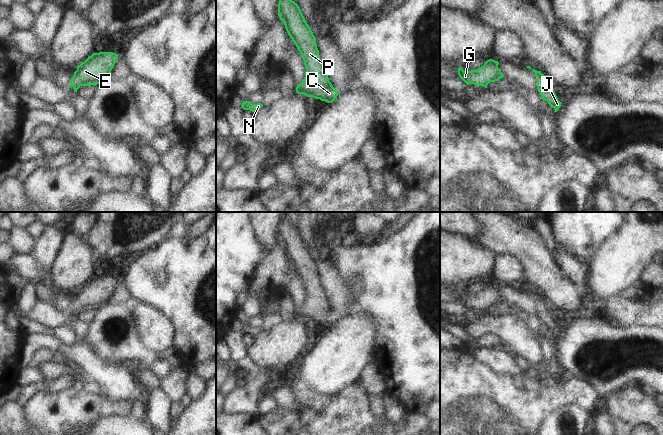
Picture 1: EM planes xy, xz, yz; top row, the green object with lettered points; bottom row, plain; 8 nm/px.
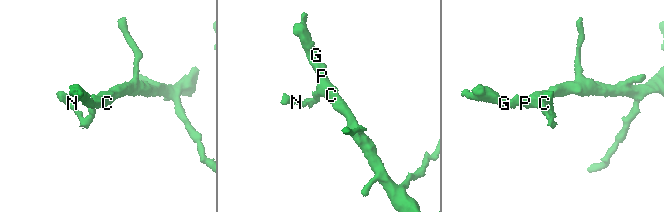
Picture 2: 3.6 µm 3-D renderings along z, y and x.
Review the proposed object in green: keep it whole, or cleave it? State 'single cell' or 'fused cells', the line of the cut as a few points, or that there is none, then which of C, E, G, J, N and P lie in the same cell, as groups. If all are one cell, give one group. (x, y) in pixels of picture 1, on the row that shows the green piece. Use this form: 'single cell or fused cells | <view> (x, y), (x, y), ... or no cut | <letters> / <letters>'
single cell | no cut | C E G J N P

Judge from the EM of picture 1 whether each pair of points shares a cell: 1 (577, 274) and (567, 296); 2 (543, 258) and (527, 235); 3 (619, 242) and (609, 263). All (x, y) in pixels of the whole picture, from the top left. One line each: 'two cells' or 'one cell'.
1: two cells
2: one cell
3: one cell

